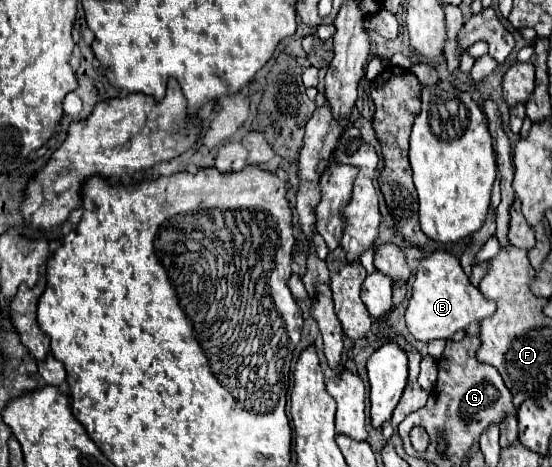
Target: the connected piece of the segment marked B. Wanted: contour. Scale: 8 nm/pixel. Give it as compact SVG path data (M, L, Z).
M434 251L420 259L418 273L412 285L412 297L406 309L406 327L410 335L418 341L432 339L450 339L456 331L464 329L472 321L486 319L494 315L494 301L482 297L480 289L468 281L468 275L462 271L460 261L448 251Z

